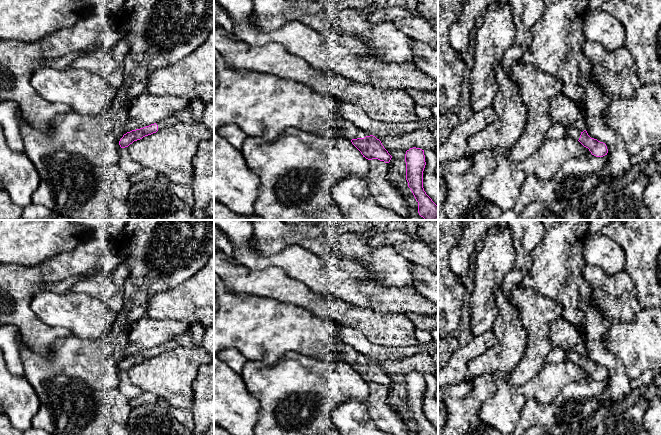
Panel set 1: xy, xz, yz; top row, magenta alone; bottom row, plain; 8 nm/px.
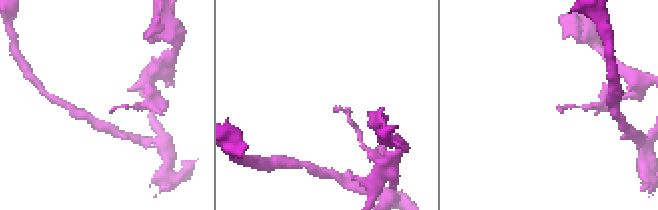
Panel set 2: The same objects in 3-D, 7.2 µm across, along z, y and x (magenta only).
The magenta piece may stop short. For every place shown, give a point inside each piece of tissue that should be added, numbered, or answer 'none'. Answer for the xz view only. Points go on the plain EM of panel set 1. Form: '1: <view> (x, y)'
1: xz (348, 354)

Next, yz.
1: yz (574, 357)

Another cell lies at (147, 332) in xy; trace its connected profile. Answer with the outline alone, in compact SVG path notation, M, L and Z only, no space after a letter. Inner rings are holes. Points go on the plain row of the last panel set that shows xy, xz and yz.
M148 315L133 322L125 355L140 353L172 341L190 331L189 326L177 319L156 319Z

